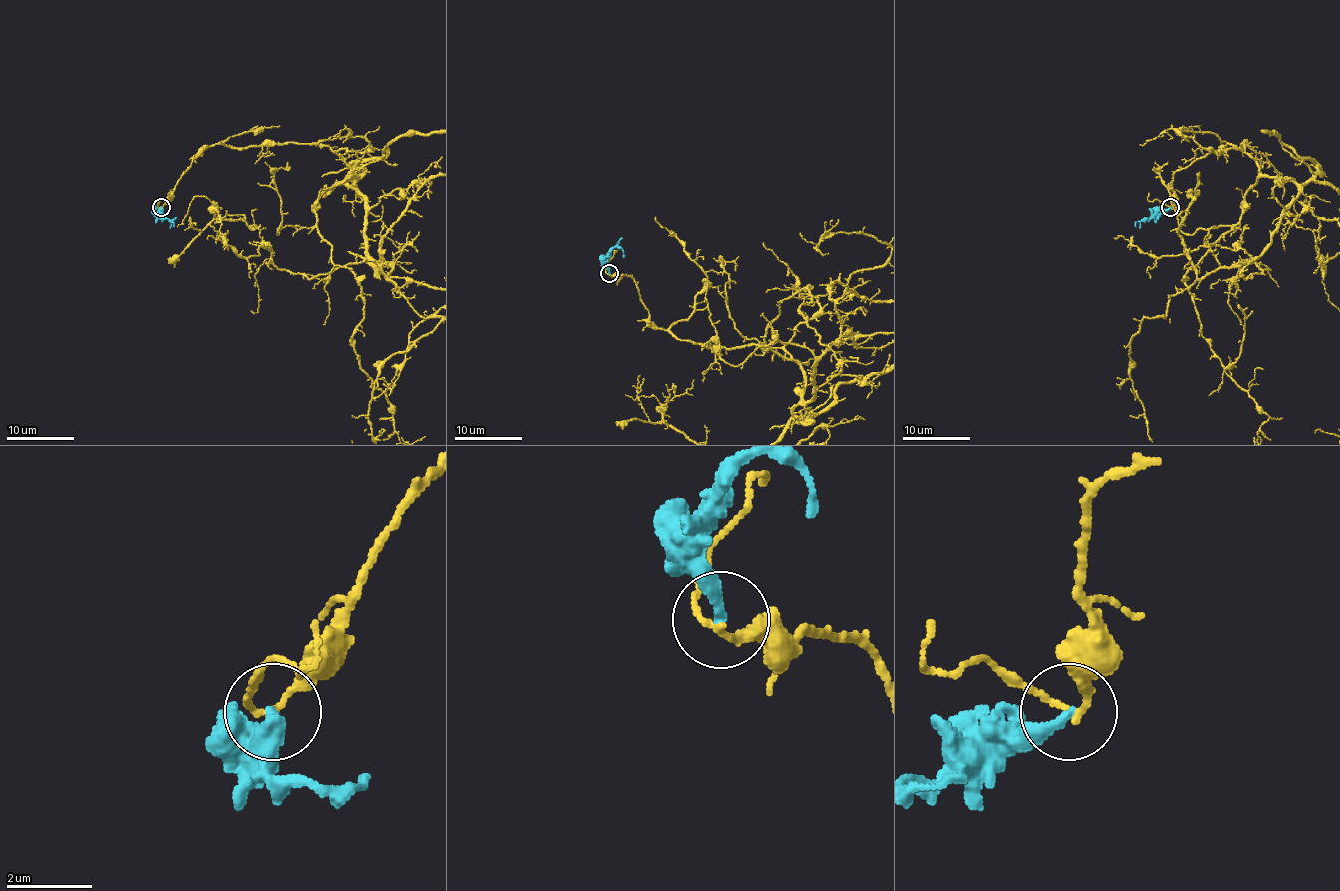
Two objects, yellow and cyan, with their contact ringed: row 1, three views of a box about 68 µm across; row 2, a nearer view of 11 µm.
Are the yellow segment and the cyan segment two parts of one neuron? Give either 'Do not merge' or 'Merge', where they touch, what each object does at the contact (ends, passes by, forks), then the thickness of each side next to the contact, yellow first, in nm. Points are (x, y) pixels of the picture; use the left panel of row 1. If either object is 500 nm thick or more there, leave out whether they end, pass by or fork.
Do not merge. Place: (161, 207). At the ring yellow passes by. At the ring cyan ends. Thickness 140 nm (yellow) against 240 nm

